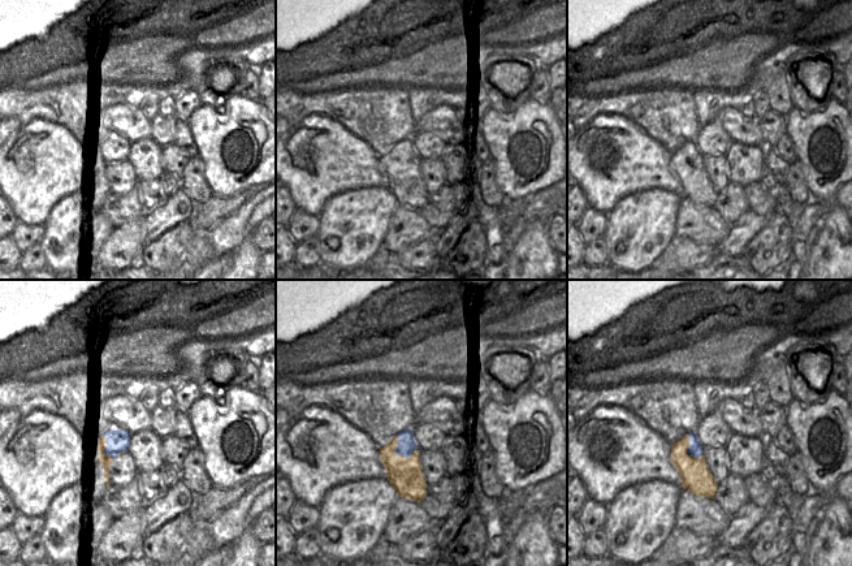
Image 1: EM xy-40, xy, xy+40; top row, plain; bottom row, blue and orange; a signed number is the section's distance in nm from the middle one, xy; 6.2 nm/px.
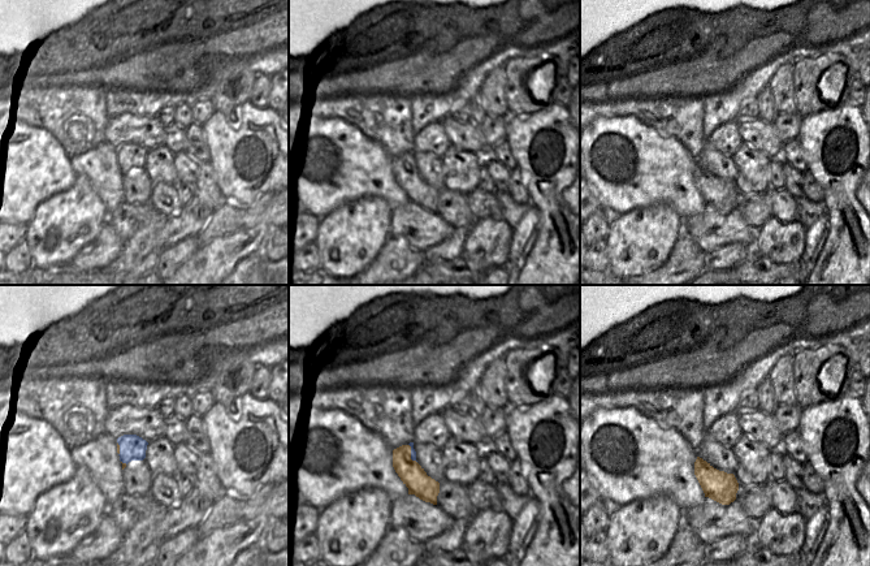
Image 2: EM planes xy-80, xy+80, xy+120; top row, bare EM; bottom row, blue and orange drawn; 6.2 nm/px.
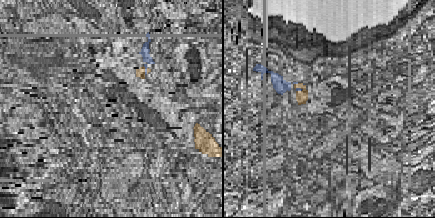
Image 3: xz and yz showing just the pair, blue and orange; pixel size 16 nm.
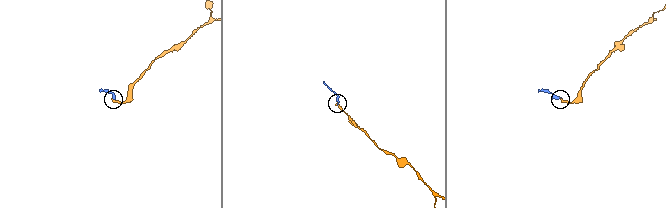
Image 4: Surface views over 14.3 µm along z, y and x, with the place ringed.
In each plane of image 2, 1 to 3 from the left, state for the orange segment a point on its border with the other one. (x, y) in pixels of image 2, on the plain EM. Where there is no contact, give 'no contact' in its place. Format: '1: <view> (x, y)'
1: xy-80 (120, 158)
2: xy+80 (411, 163)
3: no contact

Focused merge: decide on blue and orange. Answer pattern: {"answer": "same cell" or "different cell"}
{"answer": "different cell"}

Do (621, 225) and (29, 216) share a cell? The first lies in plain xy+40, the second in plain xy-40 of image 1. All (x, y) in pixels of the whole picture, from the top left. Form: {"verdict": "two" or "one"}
{"verdict": "two"}

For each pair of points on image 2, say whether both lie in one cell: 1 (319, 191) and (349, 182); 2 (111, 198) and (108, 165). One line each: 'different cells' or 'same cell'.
1: same cell
2: same cell

